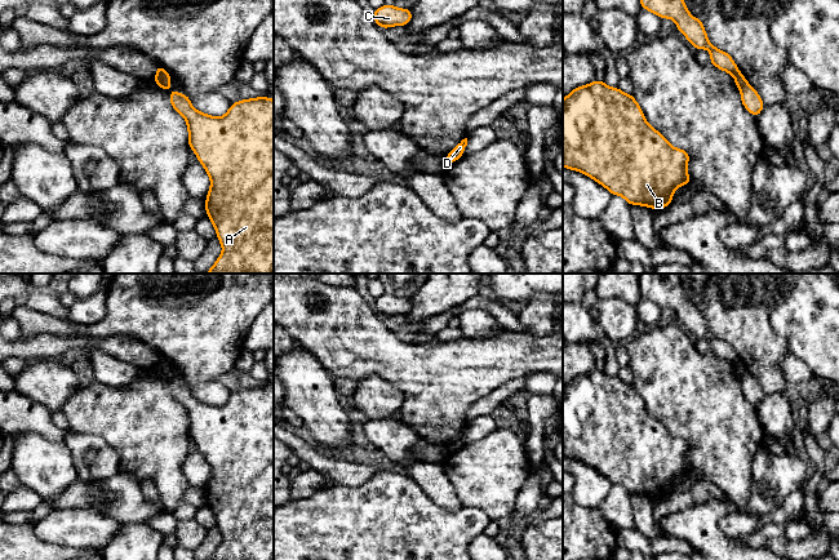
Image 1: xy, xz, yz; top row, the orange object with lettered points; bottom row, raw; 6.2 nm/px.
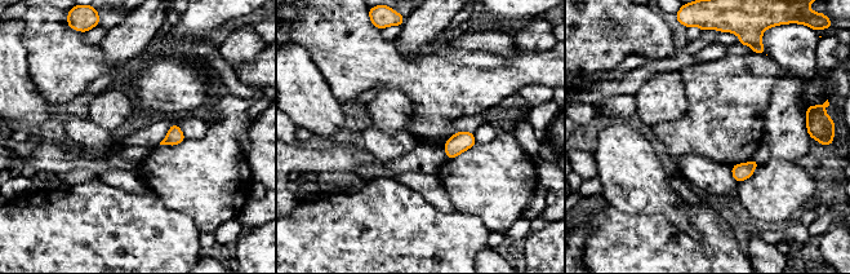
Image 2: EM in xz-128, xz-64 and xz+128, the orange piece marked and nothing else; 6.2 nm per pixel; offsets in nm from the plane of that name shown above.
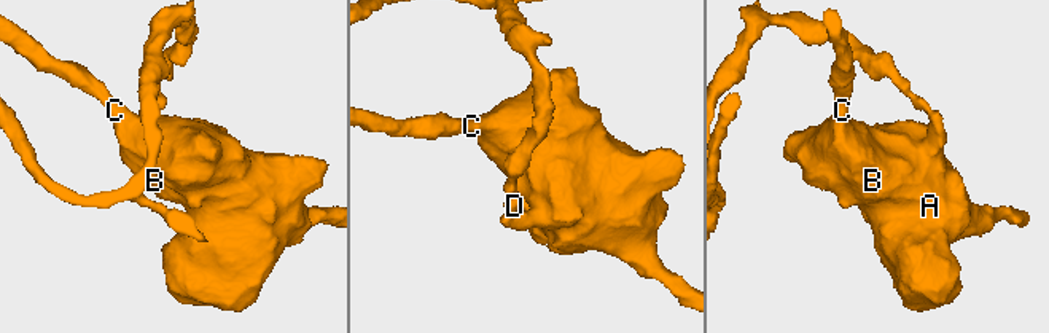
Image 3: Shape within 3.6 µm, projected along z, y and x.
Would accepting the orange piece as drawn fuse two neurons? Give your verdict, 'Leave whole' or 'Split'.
Split

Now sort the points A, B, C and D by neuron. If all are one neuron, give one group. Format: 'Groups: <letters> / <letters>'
Groups: A B C / D

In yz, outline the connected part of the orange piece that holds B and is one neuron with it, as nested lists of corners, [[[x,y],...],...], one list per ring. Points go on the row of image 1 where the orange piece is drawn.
[[[594,80],[563,99],[563,166],[592,178],[630,205],[656,210],[670,205],[674,191],[692,182],[687,173],[689,157],[647,123],[632,94]]]

